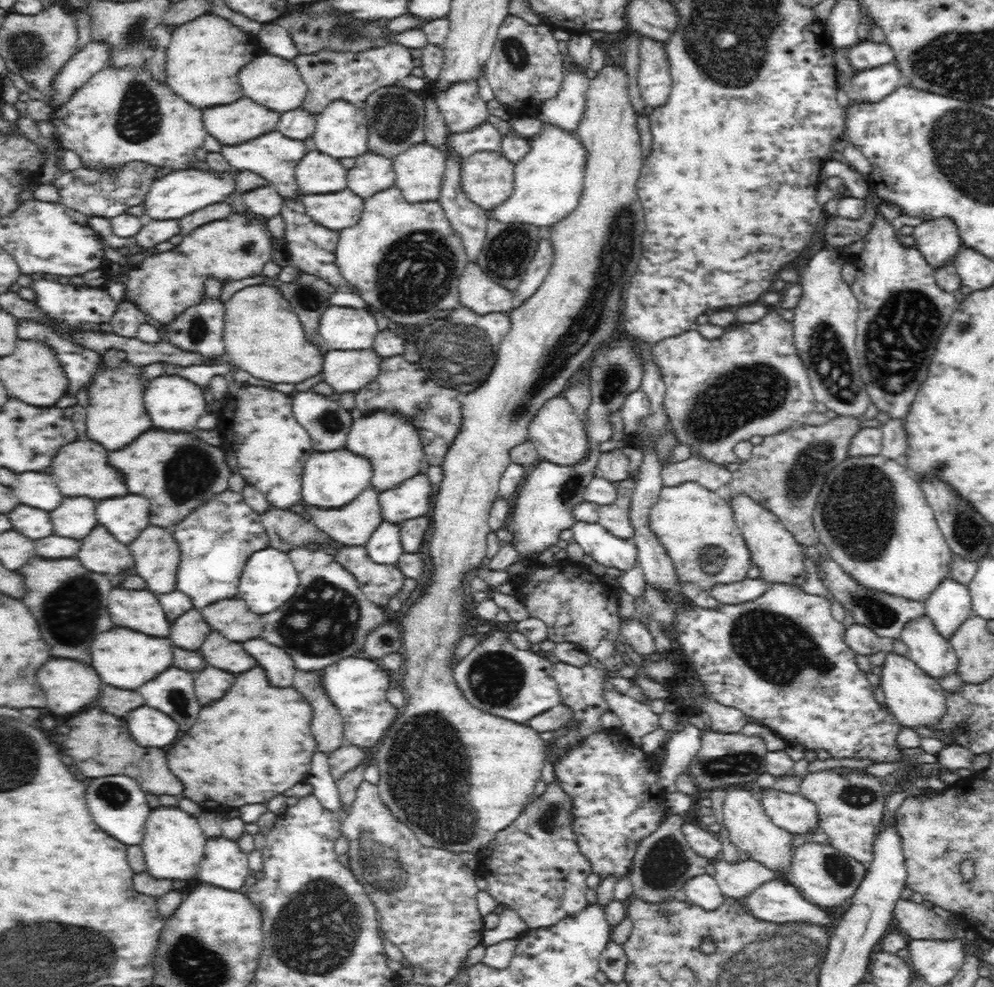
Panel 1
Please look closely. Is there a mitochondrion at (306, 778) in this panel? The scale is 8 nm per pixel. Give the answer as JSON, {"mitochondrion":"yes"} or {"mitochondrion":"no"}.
{"mitochondrion":"no"}

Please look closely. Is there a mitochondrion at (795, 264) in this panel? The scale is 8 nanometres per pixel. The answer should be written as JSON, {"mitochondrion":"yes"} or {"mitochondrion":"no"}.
{"mitochondrion":"no"}

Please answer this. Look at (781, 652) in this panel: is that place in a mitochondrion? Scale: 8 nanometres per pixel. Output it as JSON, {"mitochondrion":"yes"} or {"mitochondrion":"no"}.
{"mitochondrion":"yes"}

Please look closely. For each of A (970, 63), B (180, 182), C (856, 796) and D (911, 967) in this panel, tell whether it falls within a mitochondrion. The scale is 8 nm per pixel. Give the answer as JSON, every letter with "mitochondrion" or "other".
{"A":"mitochondrion","B":"other","C":"mitochondrion","D":"other"}

